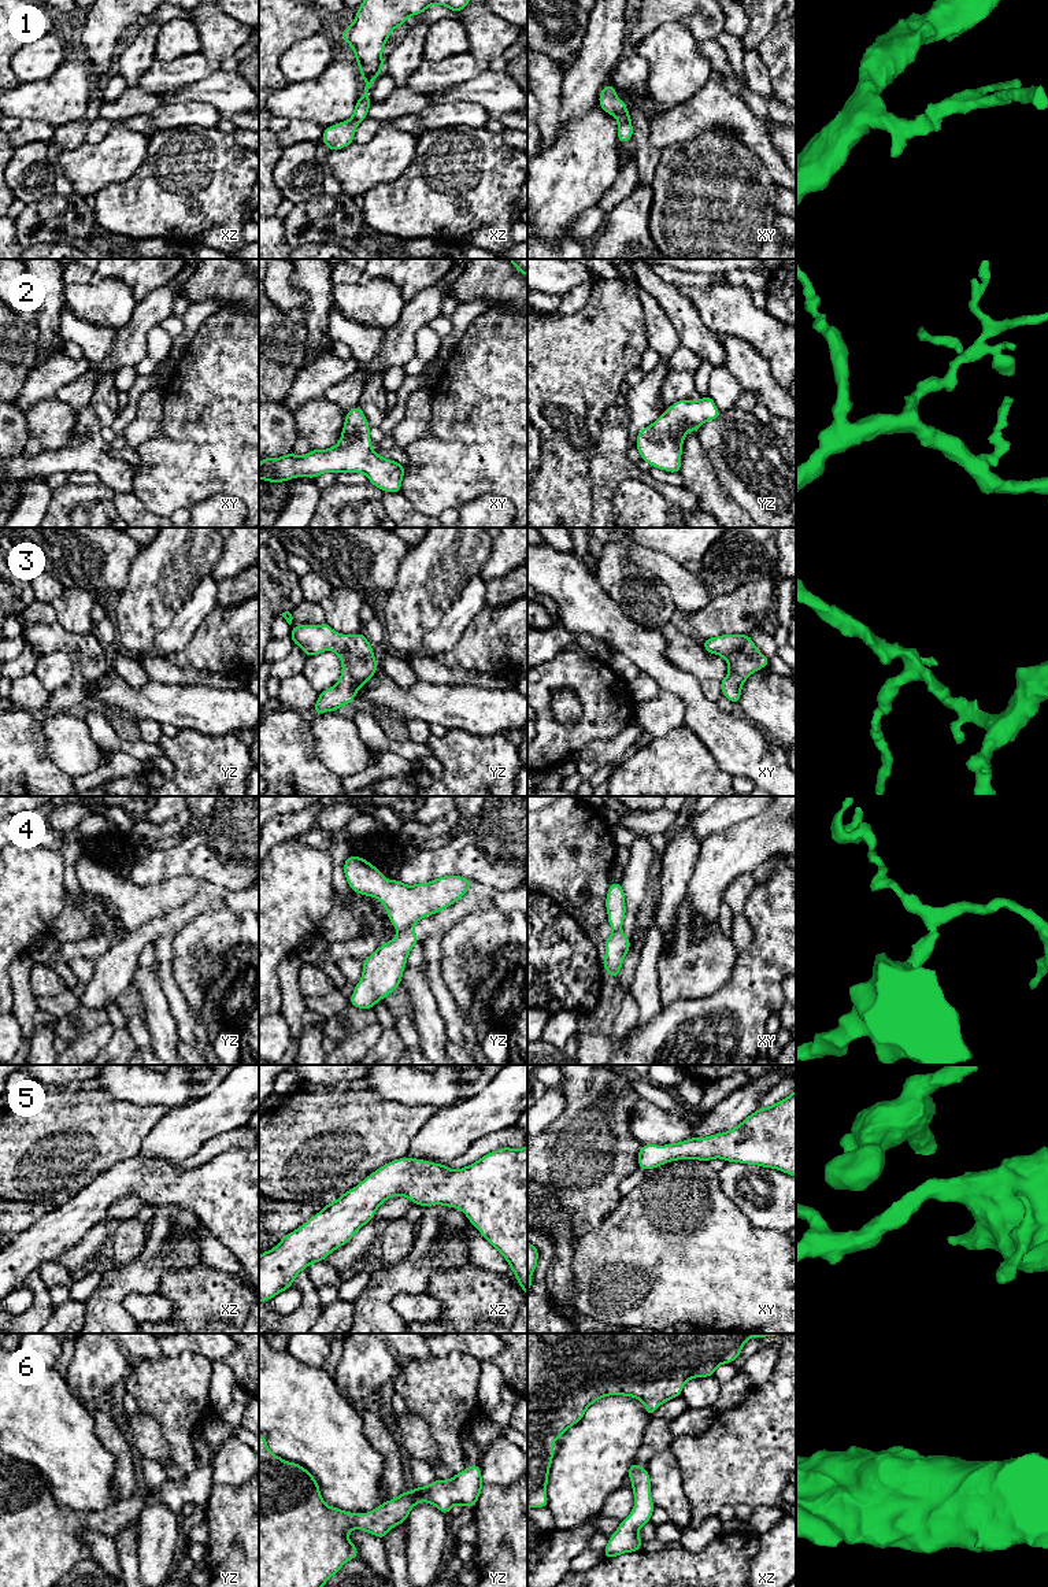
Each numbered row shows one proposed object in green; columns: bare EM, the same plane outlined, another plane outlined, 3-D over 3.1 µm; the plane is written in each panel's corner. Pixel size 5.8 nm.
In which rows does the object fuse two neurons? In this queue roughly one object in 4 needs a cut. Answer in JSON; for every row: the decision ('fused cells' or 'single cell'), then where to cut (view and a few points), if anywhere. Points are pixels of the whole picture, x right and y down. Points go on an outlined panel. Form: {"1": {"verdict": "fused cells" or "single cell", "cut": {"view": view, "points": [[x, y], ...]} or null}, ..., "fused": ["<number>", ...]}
{"1": {"verdict": "single cell", "cut": null}, "2": {"verdict": "single cell", "cut": null}, "3": {"verdict": "single cell", "cut": null}, "4": {"verdict": "fused cells", "cut": {"view": "yz", "points": [[413, 924], [399, 931]]}}, "5": {"verdict": "single cell", "cut": null}, "6": {"verdict": "single cell", "cut": null}, "fused": ["4"]}

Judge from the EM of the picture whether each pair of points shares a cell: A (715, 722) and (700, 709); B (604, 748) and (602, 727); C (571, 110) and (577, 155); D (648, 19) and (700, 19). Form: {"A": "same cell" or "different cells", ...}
{"A": "same cell", "B": "different cells", "C": "different cells", "D": "same cell"}

